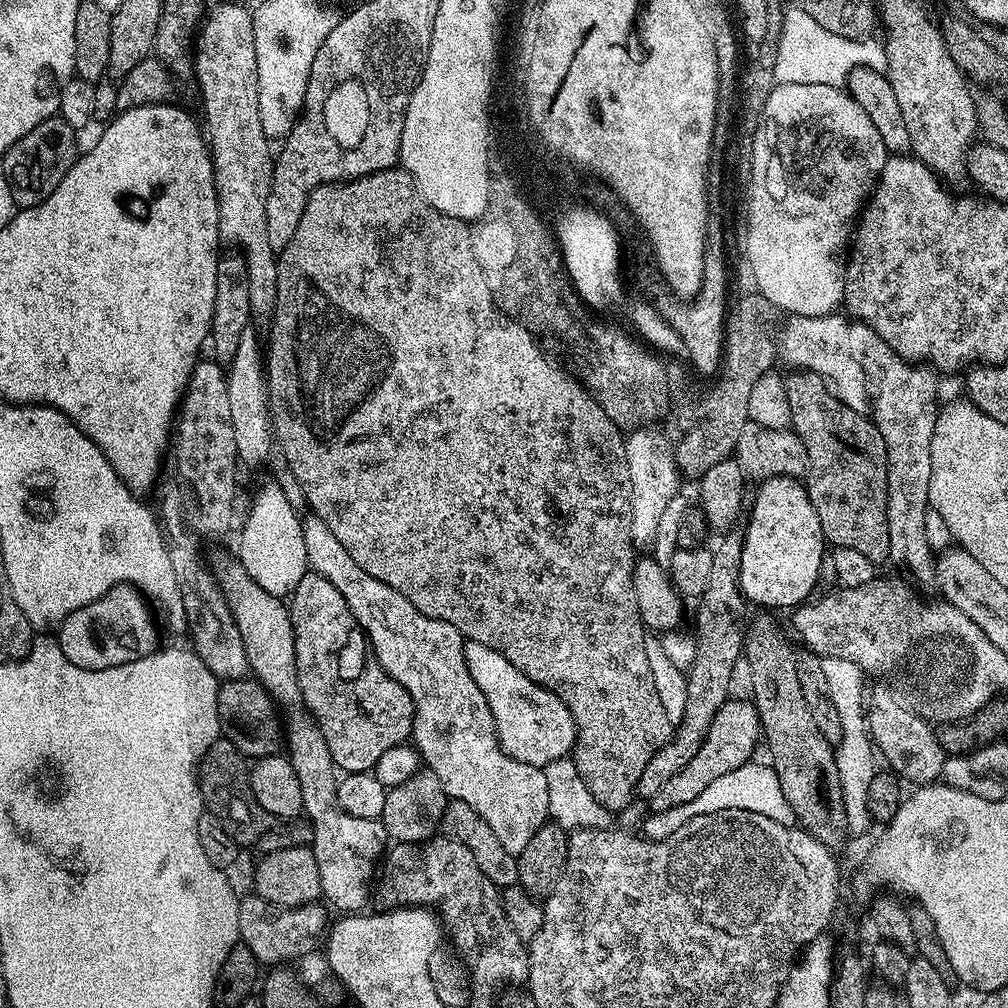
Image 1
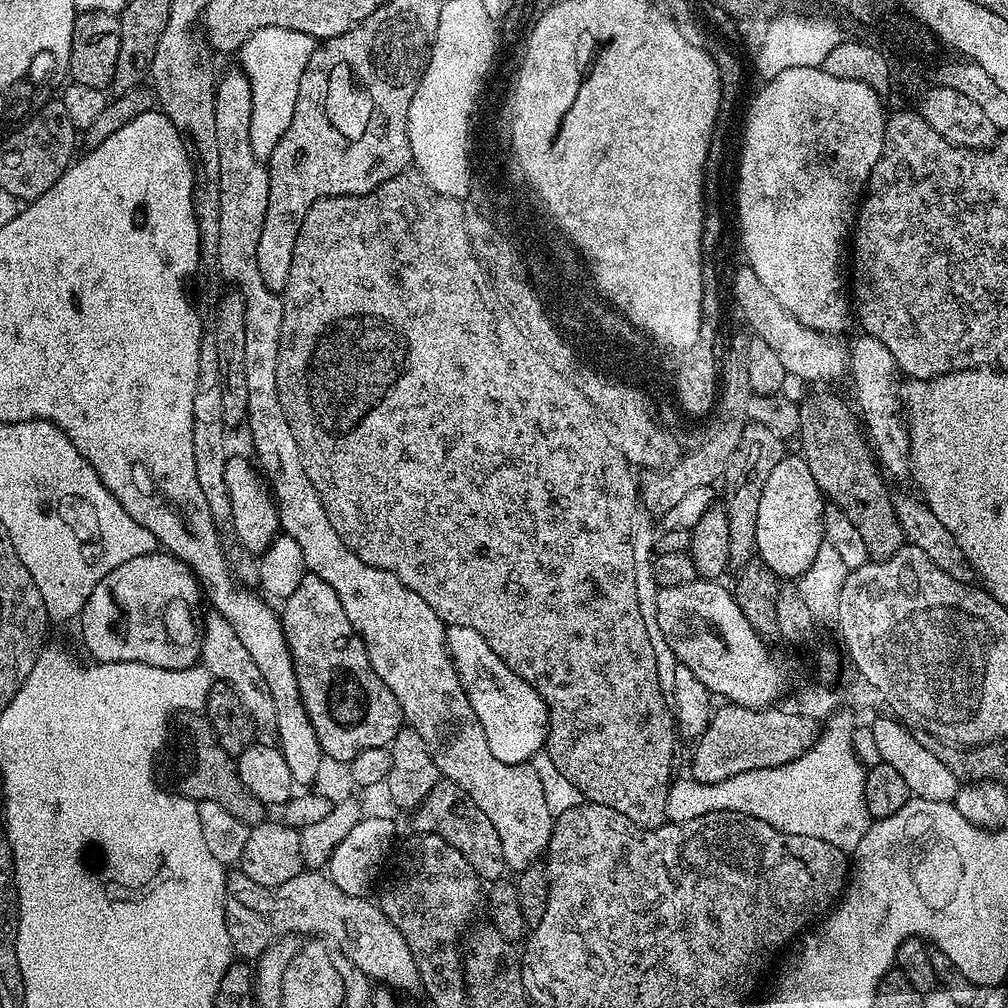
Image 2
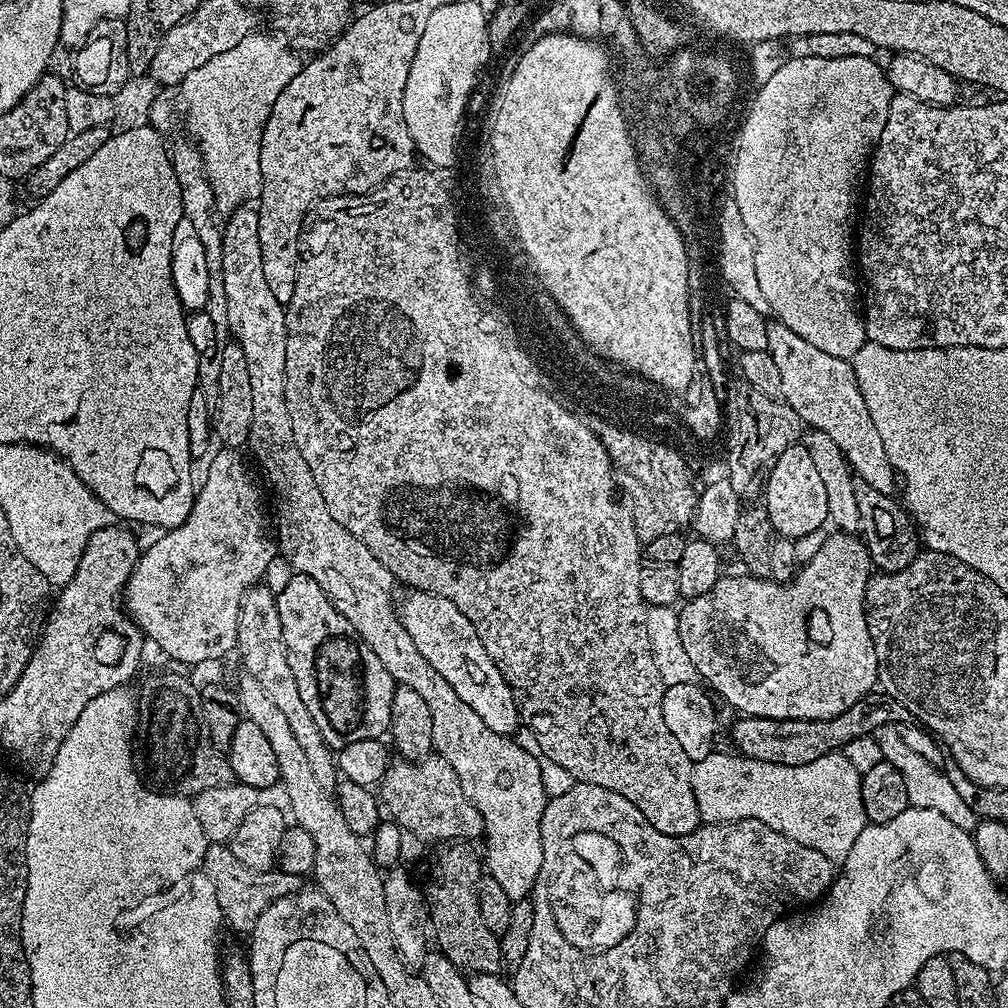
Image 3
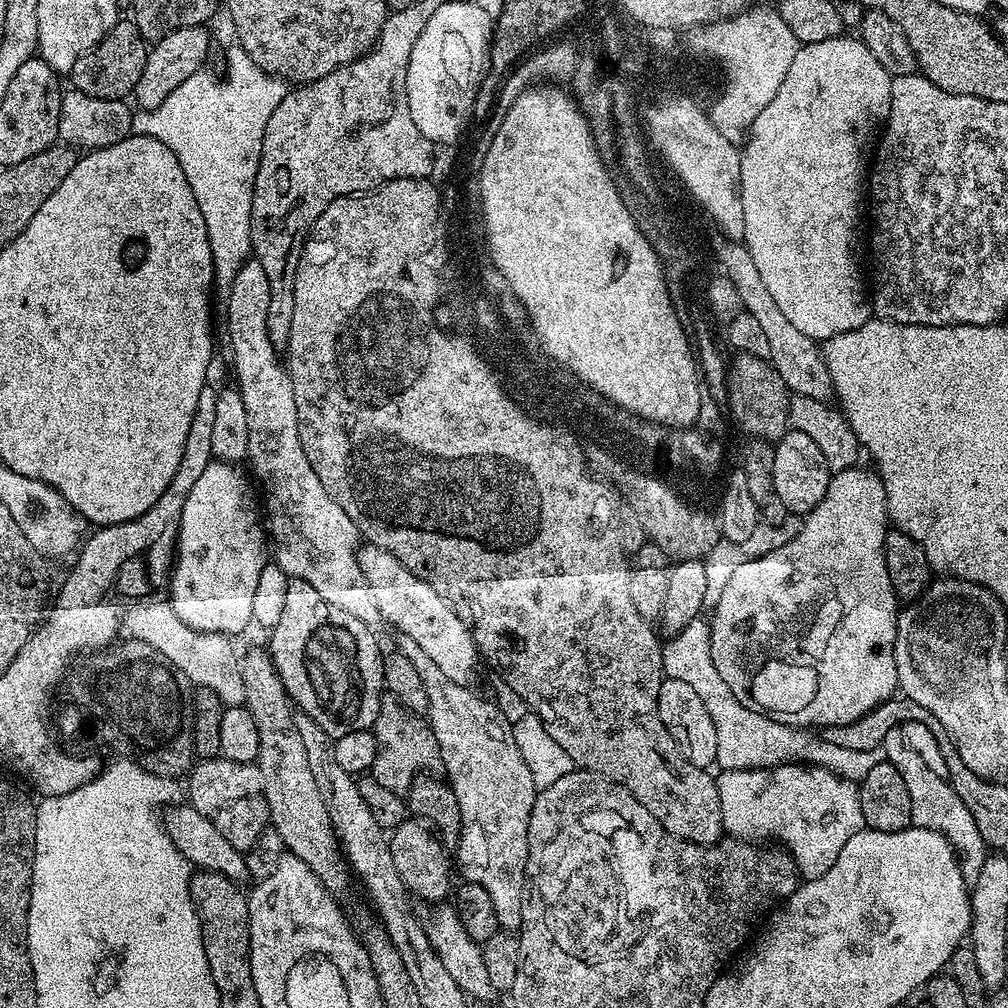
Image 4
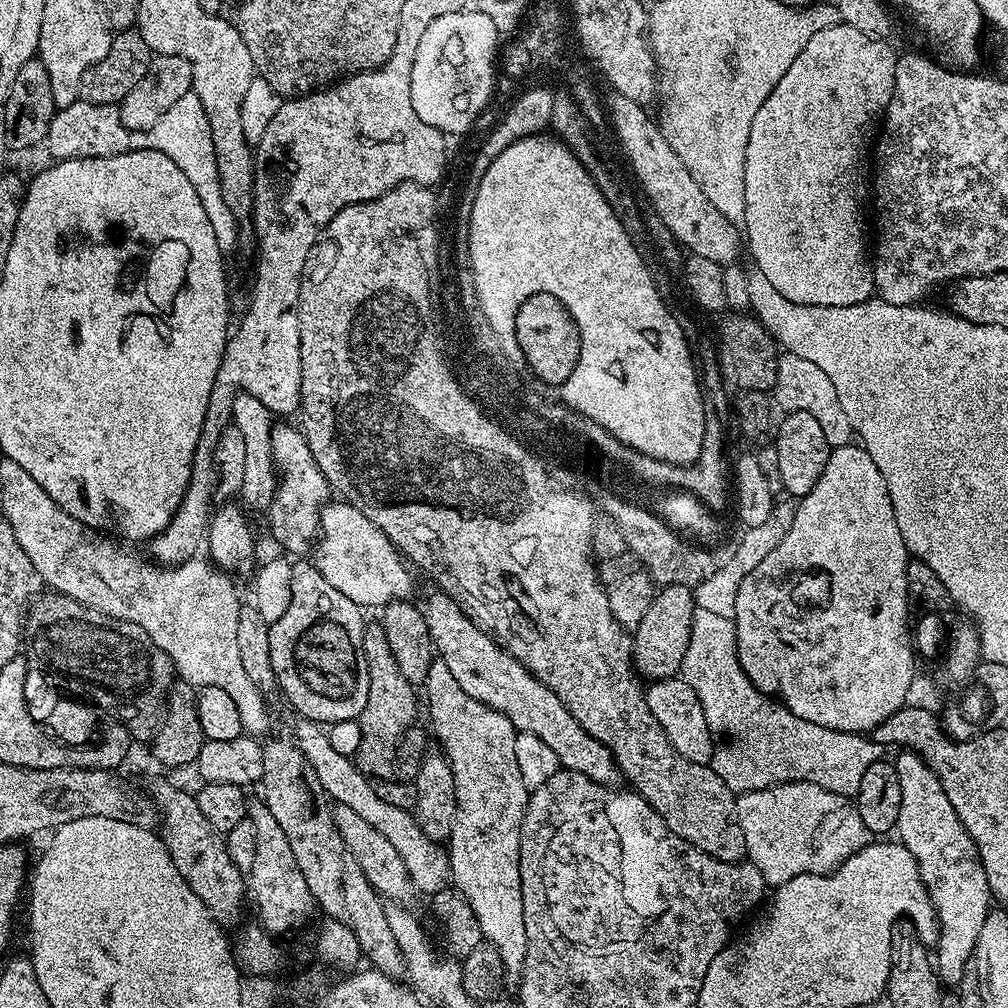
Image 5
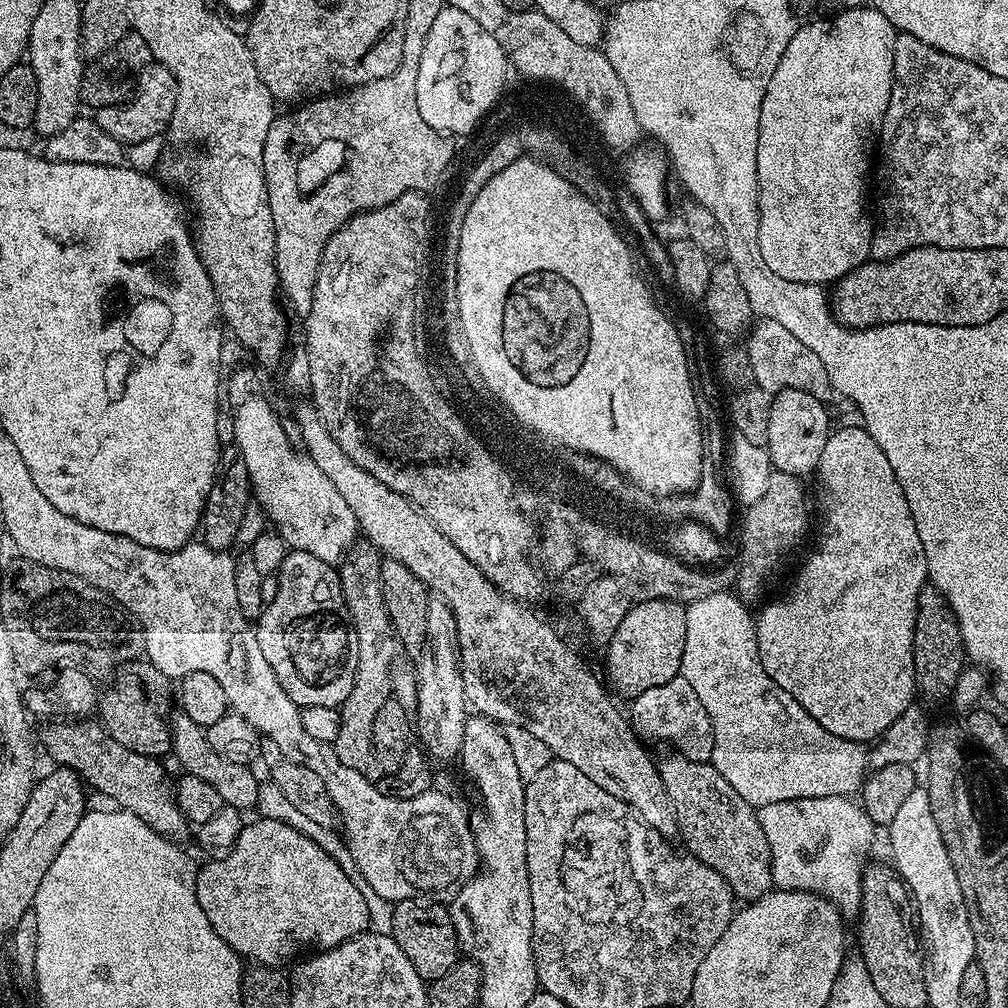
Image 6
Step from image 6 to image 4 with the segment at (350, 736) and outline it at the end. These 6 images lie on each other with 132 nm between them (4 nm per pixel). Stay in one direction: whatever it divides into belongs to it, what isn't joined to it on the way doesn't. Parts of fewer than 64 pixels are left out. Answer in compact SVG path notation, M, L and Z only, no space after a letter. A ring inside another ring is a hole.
M381 699L378 718L374 725L378 754L374 758L370 775L389 790L404 794L417 776L441 767L438 738L434 738L431 723L423 715L410 712L398 701Z

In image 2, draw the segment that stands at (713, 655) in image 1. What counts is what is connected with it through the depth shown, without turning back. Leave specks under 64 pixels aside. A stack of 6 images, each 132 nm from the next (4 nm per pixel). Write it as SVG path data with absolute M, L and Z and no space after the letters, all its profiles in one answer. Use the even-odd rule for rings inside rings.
M749 422L742 430L735 454L730 458L722 477L724 501L722 507L730 522L730 562L729 569L739 570L754 560L756 535L758 534L758 506L762 499L762 486L774 471L774 466L782 462L786 454L785 437L779 436L765 424Z

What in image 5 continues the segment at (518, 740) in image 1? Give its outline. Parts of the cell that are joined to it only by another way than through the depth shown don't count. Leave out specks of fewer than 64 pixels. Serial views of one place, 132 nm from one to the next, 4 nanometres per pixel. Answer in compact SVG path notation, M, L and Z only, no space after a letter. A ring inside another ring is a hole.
M329 502L320 509L320 531L314 544L314 563L316 569L334 586L334 590L342 590L350 602L359 604L361 609L383 609L385 604L404 602L412 592L412 576L408 573L409 565L405 563L399 552L358 510L347 502Z

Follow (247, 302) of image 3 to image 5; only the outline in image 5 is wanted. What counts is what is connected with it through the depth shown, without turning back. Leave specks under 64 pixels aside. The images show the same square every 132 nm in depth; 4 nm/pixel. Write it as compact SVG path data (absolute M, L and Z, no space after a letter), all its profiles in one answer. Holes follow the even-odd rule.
M277 423L272 430L272 460L276 463L278 479L276 482L276 493L272 499L272 506L267 513L266 519L272 523L272 536L285 548L283 551L285 553L293 552L293 554L288 554L300 558L303 557L300 555L307 548L309 551L313 547L314 541L317 539L320 531L320 509L329 503L330 489L328 487L328 480L322 474L318 462L314 462L314 454L310 454L310 446L306 442L303 431L296 426L291 428L288 424L291 423ZM436 658L428 668L428 716L432 719L432 728L436 731L436 736L440 739L439 747L442 749L444 756L450 762L452 773L454 774L454 794L456 795L456 821L452 823L452 835L450 837L450 859L452 862L452 879L455 891L461 892L470 902L474 910L474 918L478 918L478 926L482 930L484 940L492 944L502 954L502 966L507 983L512 986L519 985L520 975L524 969L524 960L526 959L526 922L522 914L522 882L520 881L520 827L524 821L524 811L528 805L530 789L522 782L522 774L518 770L518 761L514 755L514 738L517 734L517 728L512 725L510 718L498 714L490 706L486 706L482 701L470 698L462 686L454 679L454 674L450 674L450 669L444 665L443 660Z

